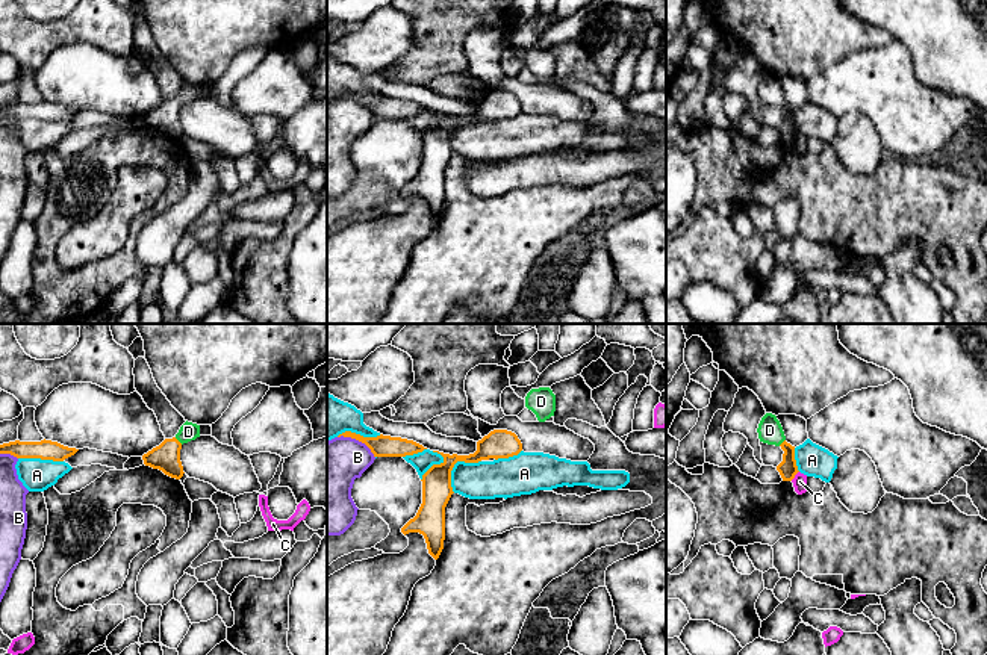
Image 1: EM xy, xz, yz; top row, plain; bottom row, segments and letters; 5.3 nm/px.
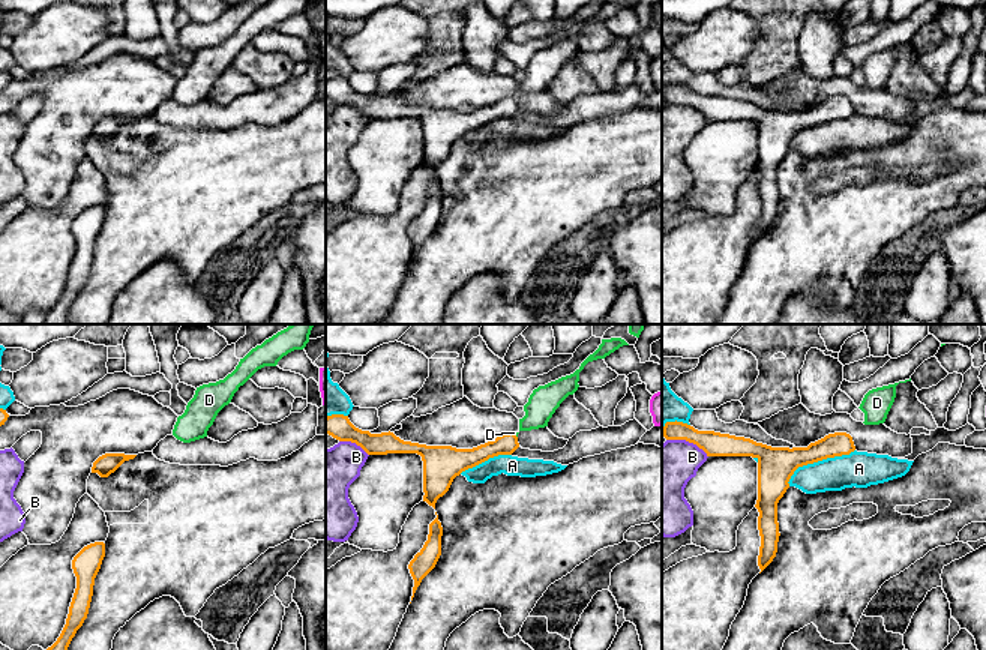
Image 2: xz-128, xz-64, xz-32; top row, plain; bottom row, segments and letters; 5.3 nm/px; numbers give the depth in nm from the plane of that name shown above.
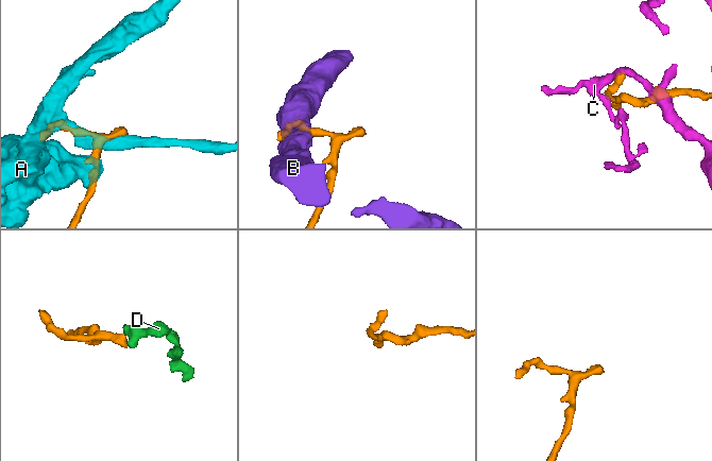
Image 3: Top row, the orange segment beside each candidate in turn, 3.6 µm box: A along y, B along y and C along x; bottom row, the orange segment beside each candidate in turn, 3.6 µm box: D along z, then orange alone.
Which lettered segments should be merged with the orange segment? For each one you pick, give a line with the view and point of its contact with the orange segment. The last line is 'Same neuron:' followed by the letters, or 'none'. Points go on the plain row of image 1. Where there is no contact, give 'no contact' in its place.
D: contact xy (177, 102)
Same neuron: D

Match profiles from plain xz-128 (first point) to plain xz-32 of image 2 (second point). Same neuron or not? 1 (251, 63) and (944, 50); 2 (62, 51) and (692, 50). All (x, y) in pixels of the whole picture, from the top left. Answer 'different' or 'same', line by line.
1: same
2: same

